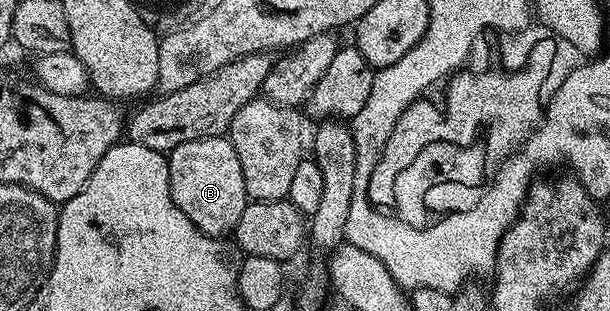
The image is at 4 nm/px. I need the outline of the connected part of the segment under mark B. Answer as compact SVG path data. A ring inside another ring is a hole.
M219 135L186 141L167 152L166 158L170 193L178 209L182 209L193 225L210 237L219 239L235 232L238 217L242 217L242 209L246 209L250 200L246 181L242 181L242 164L231 141Z

